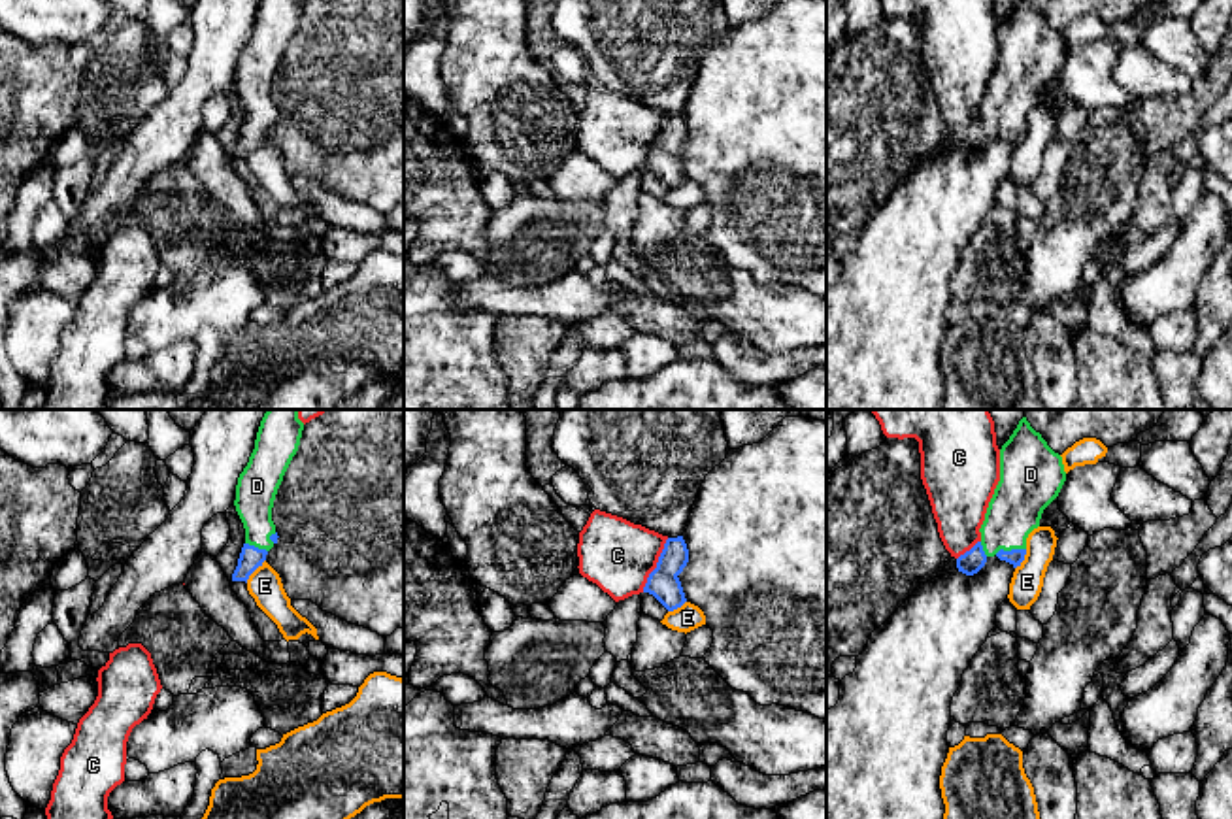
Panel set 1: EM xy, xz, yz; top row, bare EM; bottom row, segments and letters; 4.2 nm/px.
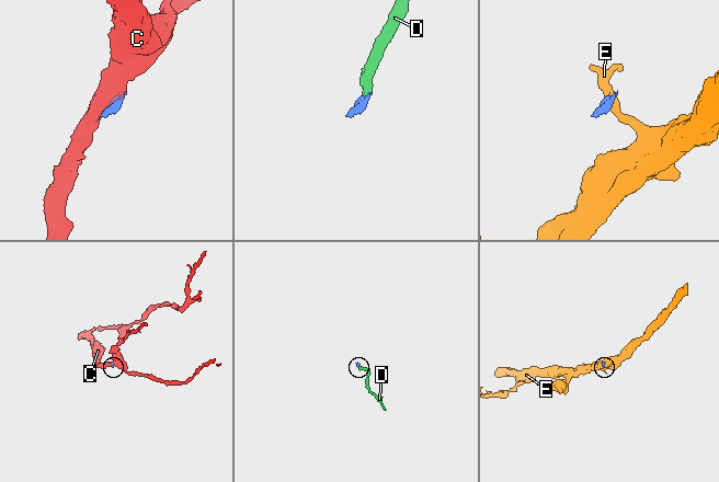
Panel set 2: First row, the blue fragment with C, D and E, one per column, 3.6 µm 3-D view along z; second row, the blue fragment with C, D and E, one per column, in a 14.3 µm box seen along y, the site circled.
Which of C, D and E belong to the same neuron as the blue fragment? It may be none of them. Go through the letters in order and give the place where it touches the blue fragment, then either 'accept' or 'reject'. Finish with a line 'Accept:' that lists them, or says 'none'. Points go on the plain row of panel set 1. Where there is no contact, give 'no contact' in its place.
C: xz (657, 142) | reject
D: yz (1012, 127) | accept
E: xy (255, 146) | reject
Accept: D

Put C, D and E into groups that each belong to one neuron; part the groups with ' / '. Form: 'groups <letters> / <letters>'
groups C / D / E

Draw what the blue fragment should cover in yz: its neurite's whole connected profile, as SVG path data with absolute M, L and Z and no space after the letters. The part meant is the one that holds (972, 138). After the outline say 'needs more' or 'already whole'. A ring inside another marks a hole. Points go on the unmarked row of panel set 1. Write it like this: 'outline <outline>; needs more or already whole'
outline M1019 0L1000 26L1000 58L979 106L981 117L957 136L958 149L974 153L985 143L987 136L994 132L1013 145L1021 143L1026 132L1028 111L1040 104L1043 87L1058 74L1064 58L1062 34L1047 23L1030 0Z; needs more

